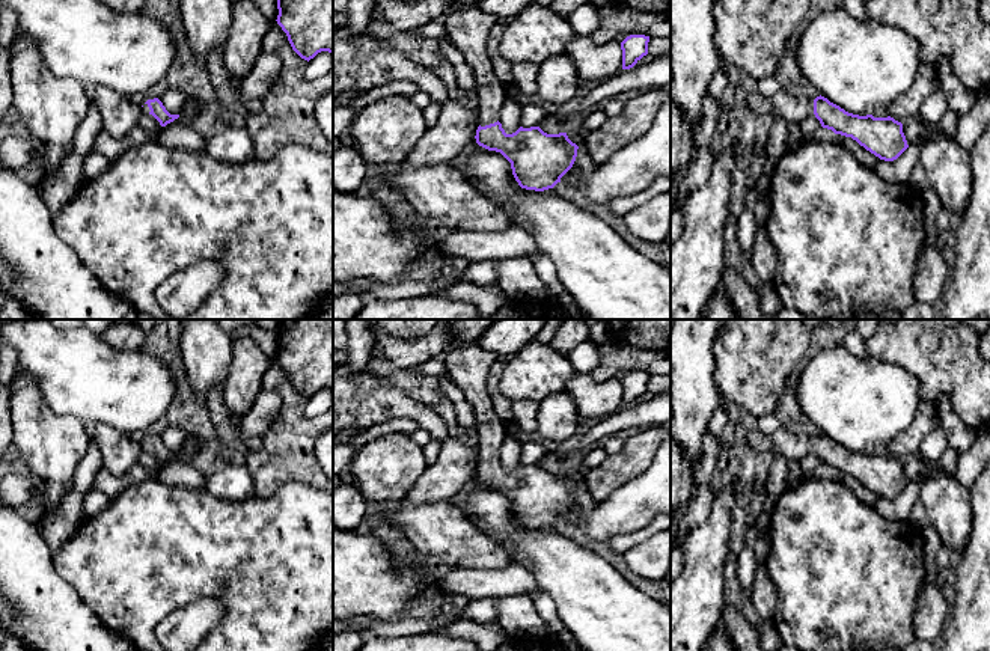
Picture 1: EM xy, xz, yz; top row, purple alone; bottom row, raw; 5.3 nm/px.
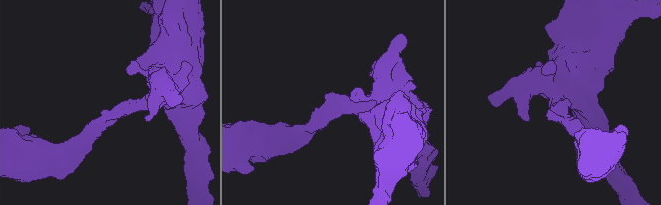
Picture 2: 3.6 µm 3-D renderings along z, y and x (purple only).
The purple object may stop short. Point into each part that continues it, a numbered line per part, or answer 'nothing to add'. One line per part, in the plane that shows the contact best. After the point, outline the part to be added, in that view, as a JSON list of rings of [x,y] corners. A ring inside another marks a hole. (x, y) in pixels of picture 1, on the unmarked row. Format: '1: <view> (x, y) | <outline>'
1: xz (467, 366) | [[[467,344],[448,347],[442,357],[446,365],[448,378],[475,408],[479,463],[485,464],[497,460],[500,446],[506,439],[506,425],[497,416],[485,389],[488,371],[497,362],[497,356],[481,348],[478,344]]]

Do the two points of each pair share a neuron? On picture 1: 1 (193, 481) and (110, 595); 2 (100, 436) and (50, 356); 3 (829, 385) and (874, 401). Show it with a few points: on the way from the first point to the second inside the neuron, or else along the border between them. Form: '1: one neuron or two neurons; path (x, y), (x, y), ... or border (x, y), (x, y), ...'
1: two neurons; border (154, 476), (168, 485), (204, 489)
2: two neurons; border (89, 428), (107, 424), (128, 436)
3: one neuron; path (840, 394), (853, 401), (864, 401)

